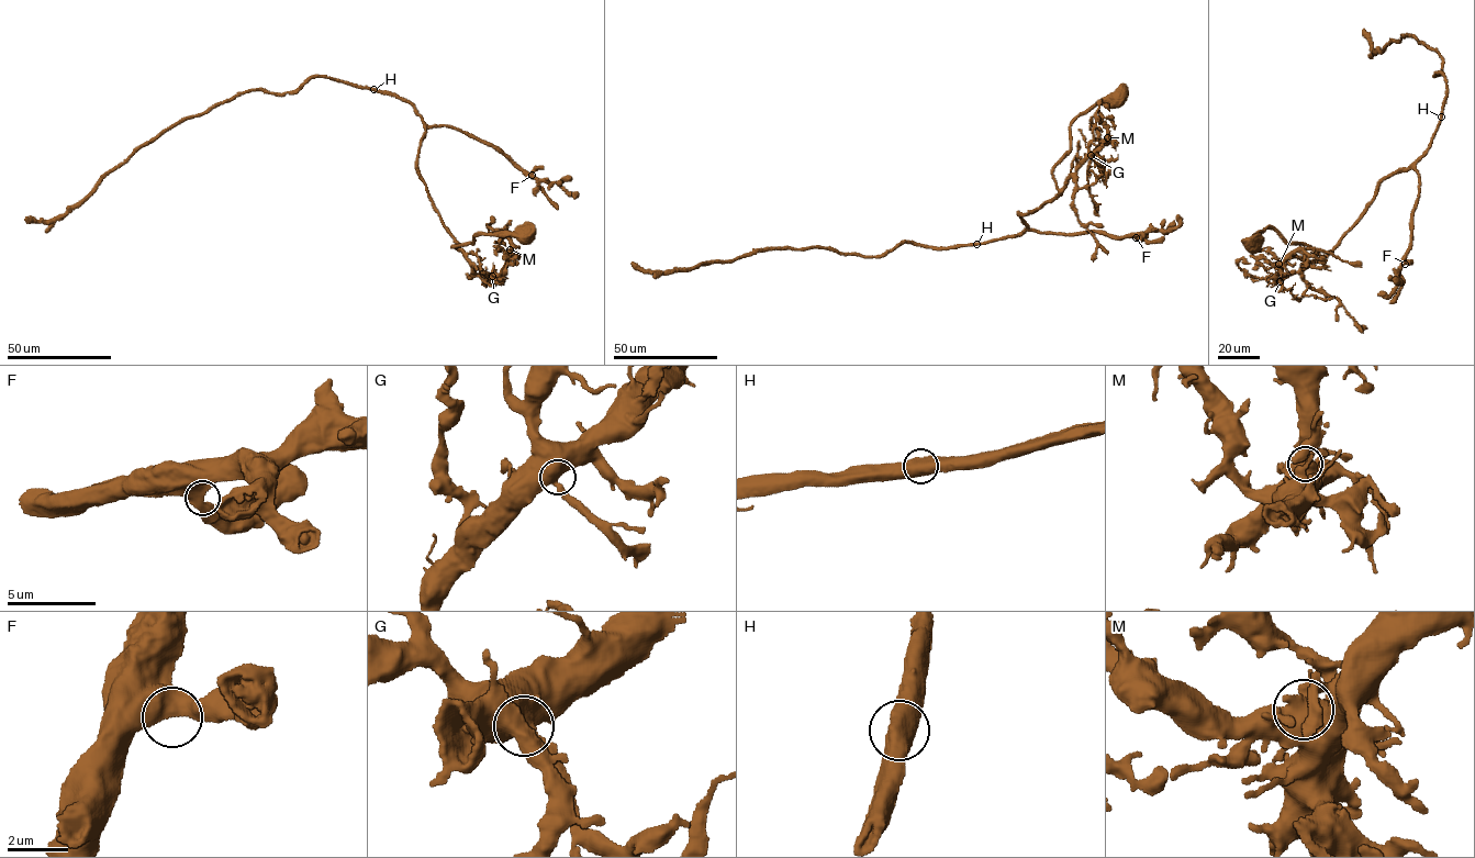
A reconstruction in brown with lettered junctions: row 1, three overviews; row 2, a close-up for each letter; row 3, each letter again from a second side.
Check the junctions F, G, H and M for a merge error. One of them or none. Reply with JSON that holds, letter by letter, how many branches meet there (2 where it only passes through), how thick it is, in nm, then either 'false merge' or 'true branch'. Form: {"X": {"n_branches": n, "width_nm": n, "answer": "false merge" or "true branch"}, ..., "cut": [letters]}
{"F": {"n_branches": 2, "width_nm": 550, "answer": "true branch"}, "G": {"n_branches": 2, "width_nm": 700, "answer": "true branch"}, "H": {"n_branches": 2, "width_nm": 850, "answer": "true branch"}, "M": {"n_branches": 2, "width_nm": 600, "answer": "true branch"}, "cut": []}

